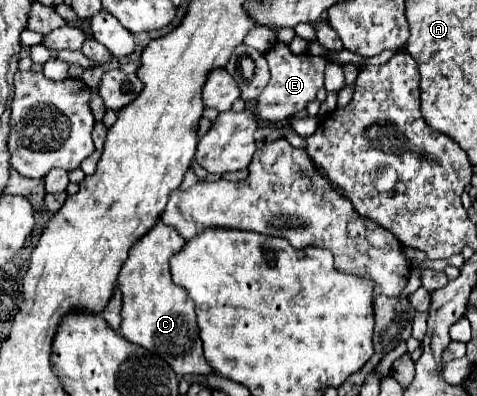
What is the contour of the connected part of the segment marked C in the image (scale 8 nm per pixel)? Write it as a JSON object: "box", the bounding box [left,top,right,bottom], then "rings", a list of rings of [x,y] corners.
{"box":[118,221,212,375],"rings":[[[158,221],[154,229],[130,249],[130,257],[118,277],[118,287],[122,291],[122,325],[118,331],[128,341],[160,355],[178,375],[208,375],[212,367],[202,353],[194,301],[188,297],[186,289],[172,281],[168,267],[170,257],[182,251],[184,245],[184,237],[178,237],[172,227]]]}

